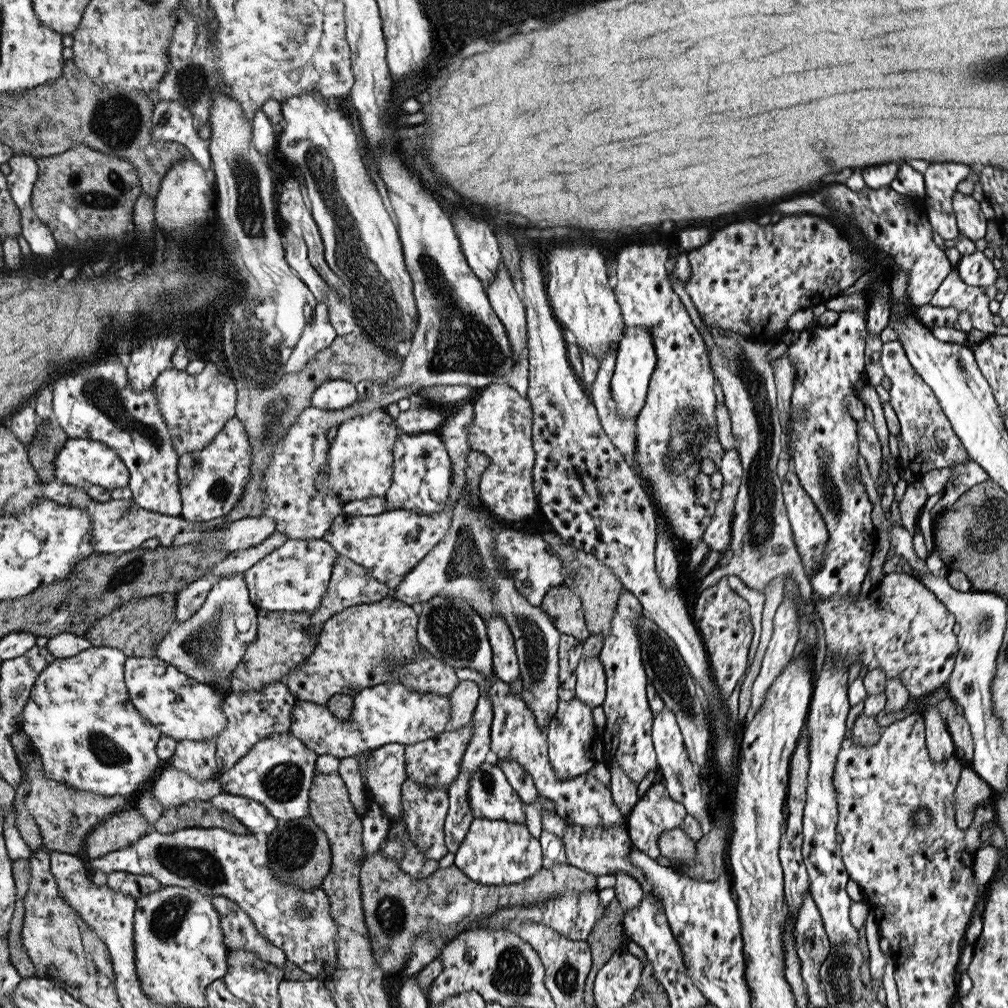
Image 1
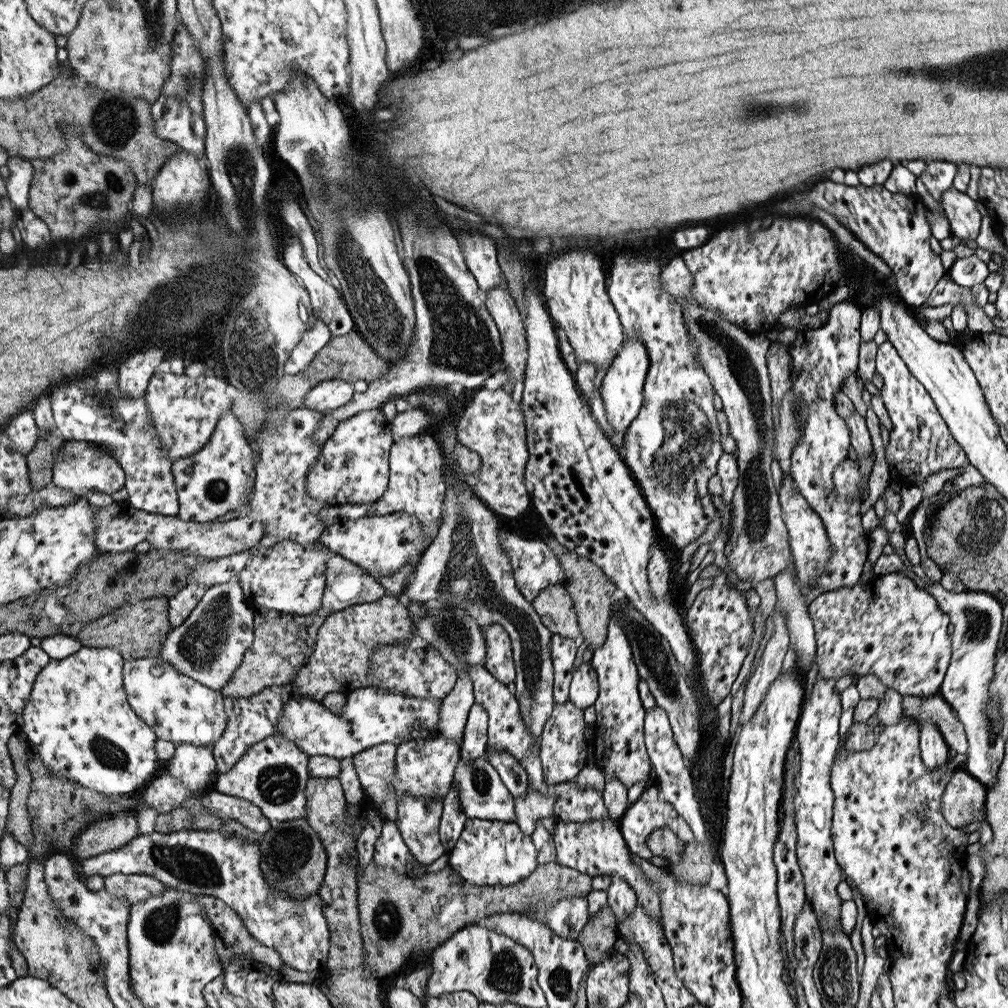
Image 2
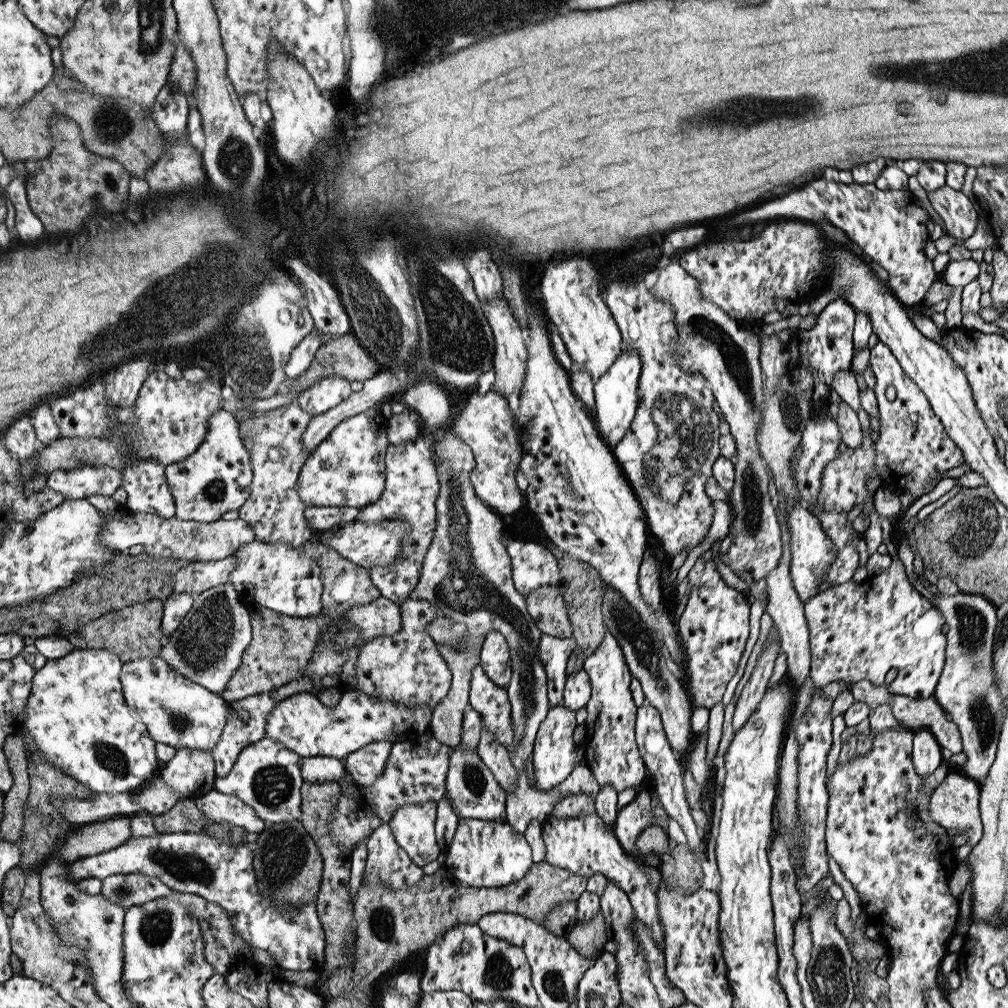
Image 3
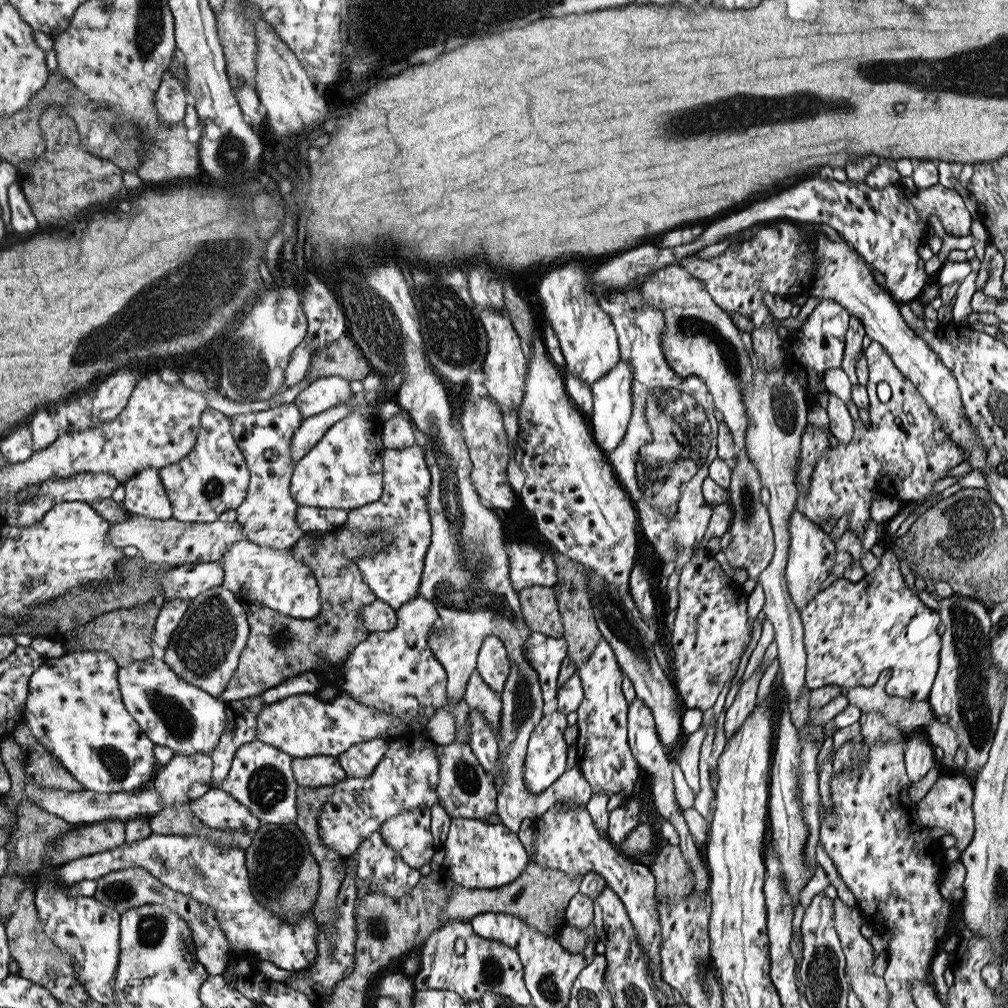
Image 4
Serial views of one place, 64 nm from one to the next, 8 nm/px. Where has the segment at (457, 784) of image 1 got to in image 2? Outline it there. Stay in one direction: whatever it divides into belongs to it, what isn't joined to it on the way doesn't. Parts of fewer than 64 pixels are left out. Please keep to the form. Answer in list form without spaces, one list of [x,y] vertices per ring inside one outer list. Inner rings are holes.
[[[481,706],[469,708],[467,724],[463,730],[463,742],[461,742],[461,758],[465,762],[473,762],[475,758],[481,758],[485,754],[487,746],[487,714]],[[449,788],[449,792],[445,794],[445,814],[441,818],[441,828],[439,828],[439,834],[441,834],[441,844],[445,846],[447,852],[453,850],[455,842],[459,840],[461,836],[461,830],[465,826],[465,816],[463,816],[463,810],[459,806],[459,796],[457,796],[457,790],[455,788]]]

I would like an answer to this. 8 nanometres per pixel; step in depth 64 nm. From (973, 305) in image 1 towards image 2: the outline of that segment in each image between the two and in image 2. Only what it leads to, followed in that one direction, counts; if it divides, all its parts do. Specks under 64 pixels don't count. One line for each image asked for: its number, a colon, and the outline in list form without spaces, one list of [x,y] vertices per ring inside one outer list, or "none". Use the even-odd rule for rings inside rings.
2: [[[943,274],[943,278],[937,280],[935,288],[931,290],[925,306],[929,308],[935,308],[935,306],[945,306],[945,304],[951,304],[951,306],[963,306],[965,308],[965,314],[967,314],[967,328],[975,334],[995,334],[995,326],[991,324],[989,316],[983,314],[983,308],[977,308],[975,306],[975,298],[973,294],[969,292],[969,288],[963,288],[963,286],[957,286],[949,274]]]

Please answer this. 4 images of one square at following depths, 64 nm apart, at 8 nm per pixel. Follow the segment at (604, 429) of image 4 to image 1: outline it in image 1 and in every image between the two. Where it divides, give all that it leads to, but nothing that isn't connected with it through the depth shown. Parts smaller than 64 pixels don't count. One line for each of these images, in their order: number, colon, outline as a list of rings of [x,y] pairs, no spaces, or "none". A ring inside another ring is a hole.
1: [[[649,326],[641,328],[625,328],[623,340],[617,346],[617,356],[615,356],[615,366],[613,366],[613,376],[609,380],[609,392],[611,400],[615,402],[615,412],[623,420],[631,420],[639,416],[641,408],[645,406],[647,392],[649,392],[649,382],[653,380],[653,372],[657,372],[659,366],[659,356],[655,354],[655,342],[653,342],[653,332]]]
2: [[[629,338],[625,340],[625,344],[621,344],[621,350],[617,352],[617,360],[613,360],[609,370],[605,372],[599,394],[601,394],[605,418],[615,434],[623,434],[629,428],[629,424],[633,424],[633,420],[639,416],[645,400],[643,386],[649,376],[649,368],[651,368],[651,358],[645,348],[645,342],[641,342],[641,338]]]
3: [[[623,350],[621,356],[617,358],[617,364],[613,364],[613,368],[605,372],[605,376],[595,380],[593,396],[595,396],[597,414],[593,416],[593,420],[597,424],[597,430],[601,430],[601,438],[609,442],[609,448],[617,448],[617,444],[621,444],[621,438],[625,436],[625,432],[629,432],[631,422],[637,414],[637,408],[639,408],[637,390],[639,390],[641,372],[643,372],[641,354],[633,350]]]

